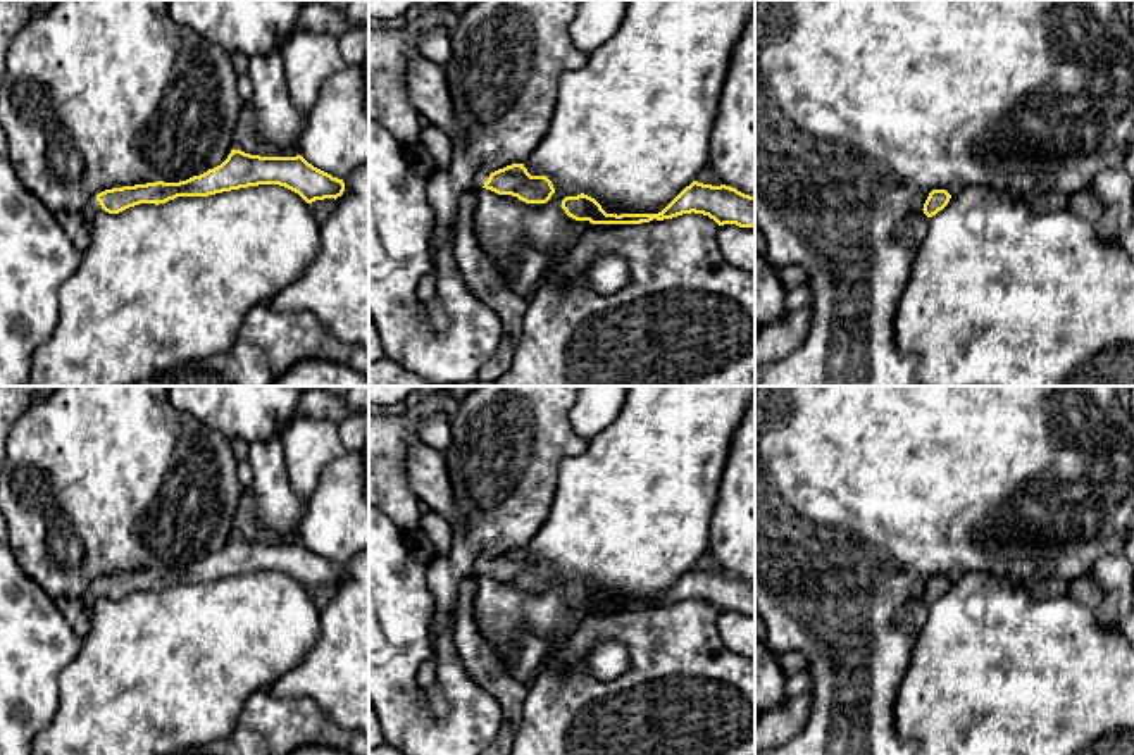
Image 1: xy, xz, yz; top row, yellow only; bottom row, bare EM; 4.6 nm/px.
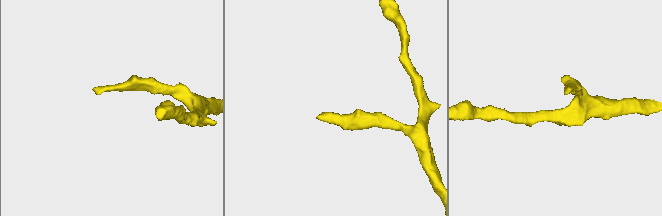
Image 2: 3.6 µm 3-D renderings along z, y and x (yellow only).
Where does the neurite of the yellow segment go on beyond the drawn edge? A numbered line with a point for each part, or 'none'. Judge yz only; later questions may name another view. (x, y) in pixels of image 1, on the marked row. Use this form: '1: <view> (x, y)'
1: yz (909, 233)

